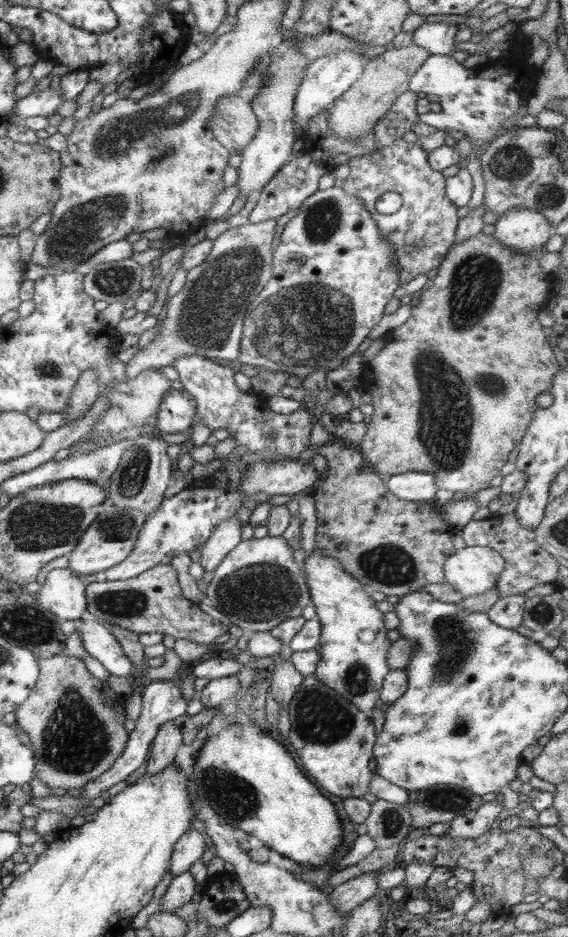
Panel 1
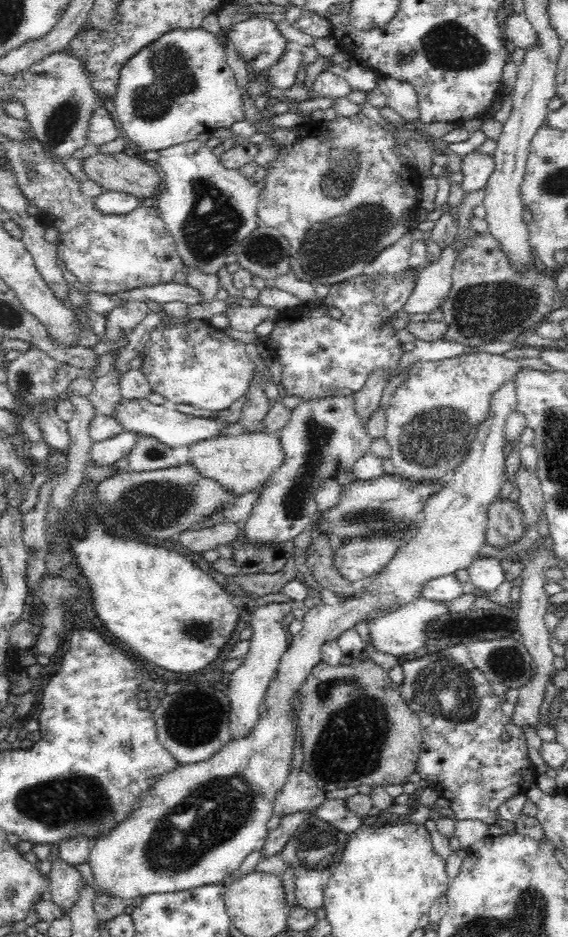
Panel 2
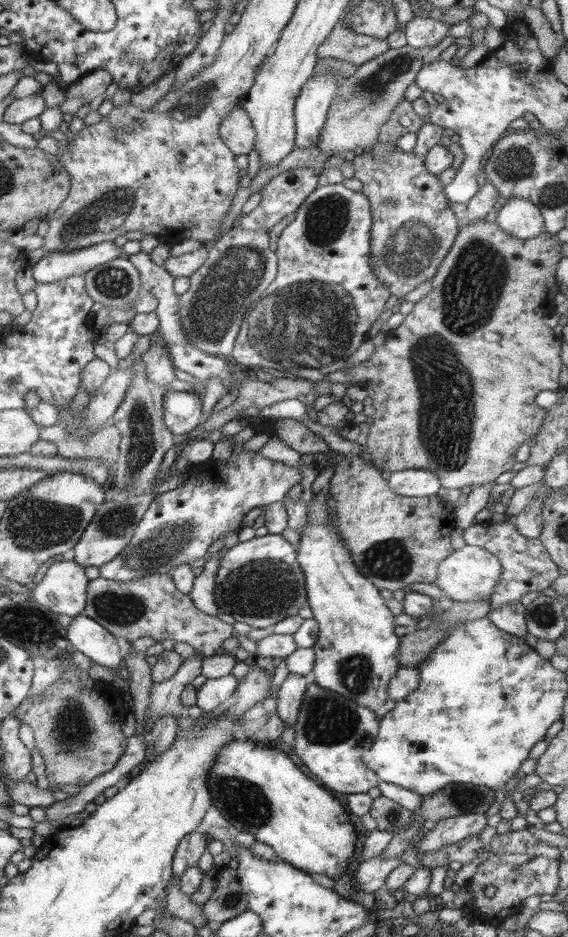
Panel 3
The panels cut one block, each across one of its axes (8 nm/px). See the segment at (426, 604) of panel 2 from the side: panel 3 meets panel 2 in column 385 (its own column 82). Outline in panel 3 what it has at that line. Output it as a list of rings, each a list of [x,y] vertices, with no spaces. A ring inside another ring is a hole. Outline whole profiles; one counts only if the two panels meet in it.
[[[86,614],[73,617],[66,630],[66,638],[74,650],[91,658],[95,664],[123,670],[124,659],[118,638]]]

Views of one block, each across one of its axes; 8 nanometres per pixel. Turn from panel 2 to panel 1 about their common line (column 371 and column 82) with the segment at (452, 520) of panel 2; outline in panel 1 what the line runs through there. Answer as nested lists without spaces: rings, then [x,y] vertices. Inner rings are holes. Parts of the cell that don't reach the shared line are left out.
[[[54,568],[48,572],[45,583],[36,593],[37,601],[63,621],[74,620],[79,623],[82,614],[87,610],[85,586],[84,579],[80,577],[80,574],[76,574],[74,570],[70,570],[70,568]]]

